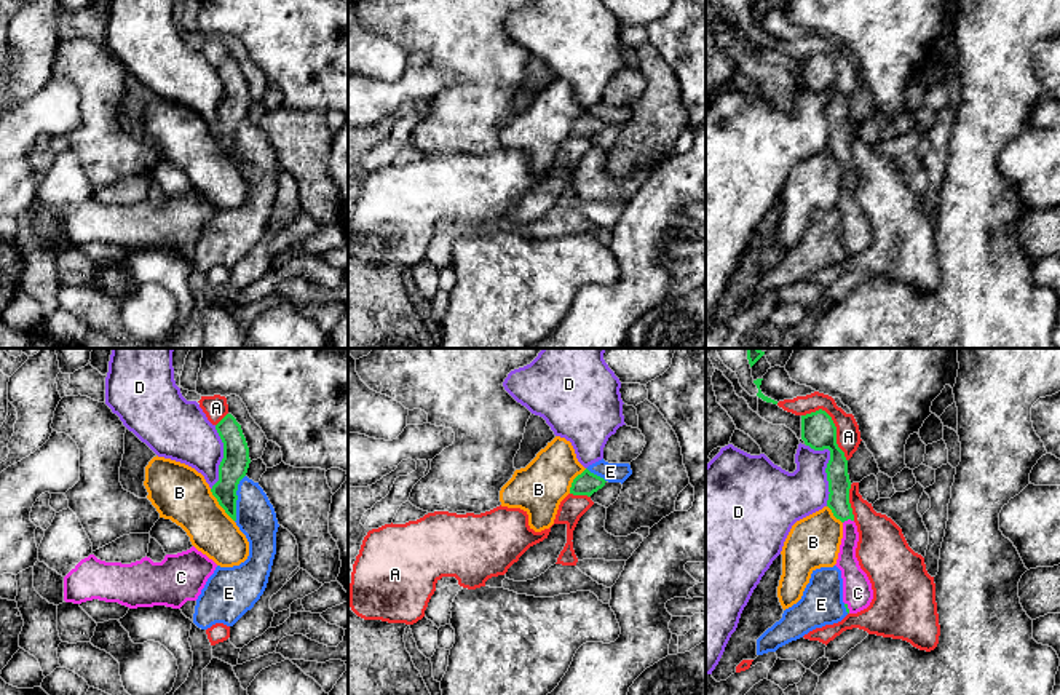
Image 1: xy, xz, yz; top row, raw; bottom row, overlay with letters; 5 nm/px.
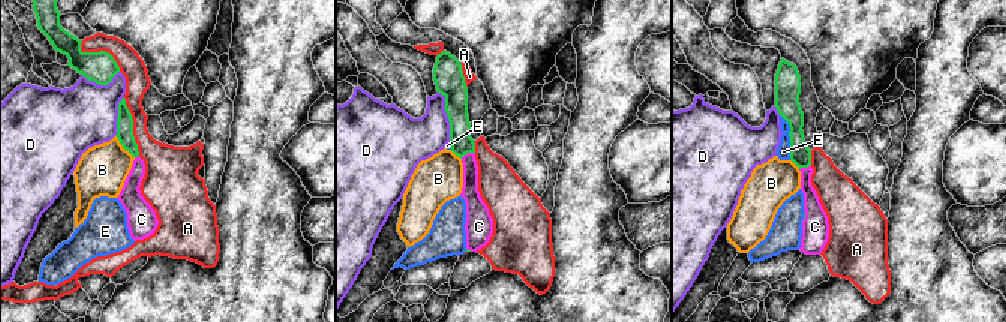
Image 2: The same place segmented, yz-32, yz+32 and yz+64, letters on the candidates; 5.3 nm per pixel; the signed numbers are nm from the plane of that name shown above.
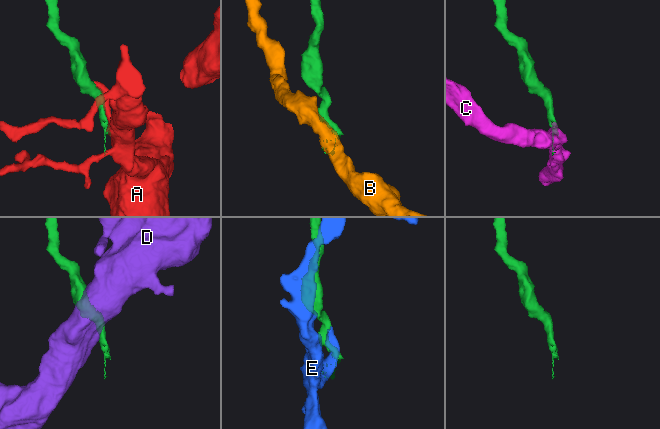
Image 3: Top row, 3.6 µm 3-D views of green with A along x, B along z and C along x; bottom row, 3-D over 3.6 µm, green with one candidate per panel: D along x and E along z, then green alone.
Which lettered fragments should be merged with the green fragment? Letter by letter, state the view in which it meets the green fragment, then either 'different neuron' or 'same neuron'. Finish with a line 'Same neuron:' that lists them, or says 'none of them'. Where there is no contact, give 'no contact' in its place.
A: yz | different neuron
B: xy | different neuron
C: yz | same neuron
D: yz | different neuron
E: xy | different neuron
Same neuron: C

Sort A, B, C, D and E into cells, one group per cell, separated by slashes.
A / B / C / D / E

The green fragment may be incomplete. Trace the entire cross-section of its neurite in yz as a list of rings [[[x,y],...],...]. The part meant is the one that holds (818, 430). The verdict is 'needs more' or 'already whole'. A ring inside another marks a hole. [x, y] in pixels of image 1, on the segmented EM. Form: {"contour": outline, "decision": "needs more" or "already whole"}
{"contour": [[[822,409],[801,415],[801,439],[814,451],[830,451],[830,460],[825,468],[830,492],[827,506],[843,522],[843,538],[835,566],[841,570],[846,612],[857,614],[870,606],[873,590],[856,558],[859,532],[849,503],[848,460],[837,444],[837,427]]], "decision": "needs more"}

